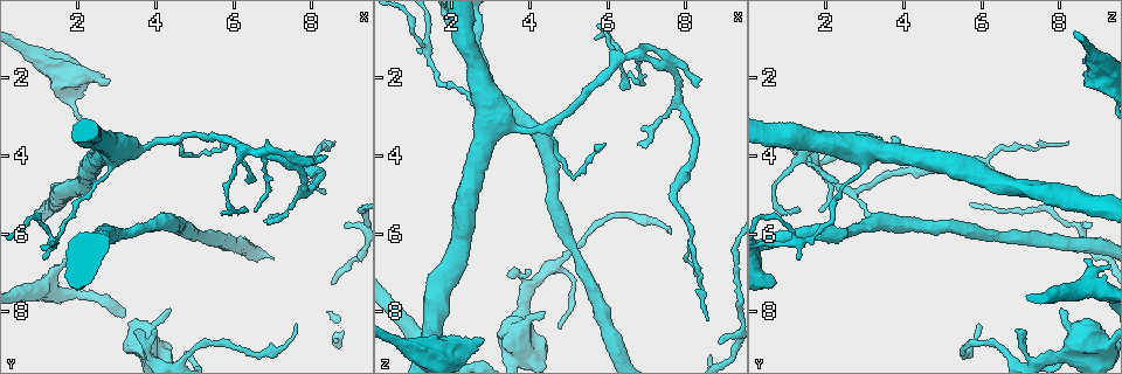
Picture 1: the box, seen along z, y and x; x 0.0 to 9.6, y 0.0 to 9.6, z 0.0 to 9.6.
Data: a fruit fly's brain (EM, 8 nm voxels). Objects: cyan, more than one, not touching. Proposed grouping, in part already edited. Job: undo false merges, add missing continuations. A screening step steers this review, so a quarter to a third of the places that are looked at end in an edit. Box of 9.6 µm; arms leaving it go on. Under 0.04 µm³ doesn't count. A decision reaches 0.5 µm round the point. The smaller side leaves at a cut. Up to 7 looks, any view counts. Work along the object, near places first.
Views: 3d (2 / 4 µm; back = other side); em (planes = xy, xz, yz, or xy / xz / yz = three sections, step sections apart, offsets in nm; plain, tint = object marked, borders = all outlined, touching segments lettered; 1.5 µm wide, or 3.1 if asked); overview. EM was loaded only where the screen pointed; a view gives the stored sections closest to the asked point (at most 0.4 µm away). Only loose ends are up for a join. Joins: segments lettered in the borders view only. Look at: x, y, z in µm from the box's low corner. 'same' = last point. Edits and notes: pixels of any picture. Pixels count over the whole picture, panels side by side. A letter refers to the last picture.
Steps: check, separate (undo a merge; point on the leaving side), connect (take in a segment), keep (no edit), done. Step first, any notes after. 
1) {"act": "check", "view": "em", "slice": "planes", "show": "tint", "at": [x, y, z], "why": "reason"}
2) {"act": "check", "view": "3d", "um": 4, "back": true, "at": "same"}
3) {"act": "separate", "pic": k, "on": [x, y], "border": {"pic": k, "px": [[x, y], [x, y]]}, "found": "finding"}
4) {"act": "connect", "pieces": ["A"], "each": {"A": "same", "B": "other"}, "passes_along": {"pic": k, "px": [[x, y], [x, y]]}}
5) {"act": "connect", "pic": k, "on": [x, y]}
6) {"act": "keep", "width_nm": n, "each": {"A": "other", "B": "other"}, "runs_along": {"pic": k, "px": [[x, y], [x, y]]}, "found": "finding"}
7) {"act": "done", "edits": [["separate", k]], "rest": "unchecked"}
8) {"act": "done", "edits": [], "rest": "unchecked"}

{"act": "check", "view": "em", "slice": "yz", "step": 8, "show": "borders", "at": [6.45, 4.70, 2.30], "why": "thin end"}

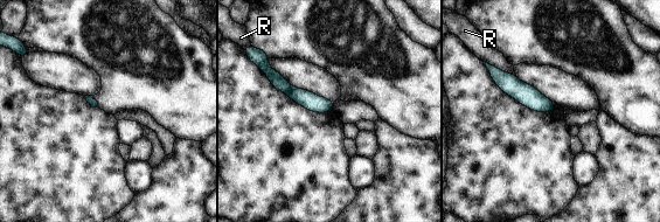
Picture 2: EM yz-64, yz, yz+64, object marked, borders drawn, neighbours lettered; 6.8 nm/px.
{"act": "keep", "longest_contact_nm": ["R", 180], "each": {"R": "other"}, "border": {"pic": 2, "px": [[488, 63], [512, 74]]}, "found": "none of them fits"}

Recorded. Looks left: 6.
{"act": "check", "view": "em", "slice": "planes", "show": "borders", "at": [3.95, 8.50, 7.00], "why": "branch stops here"}

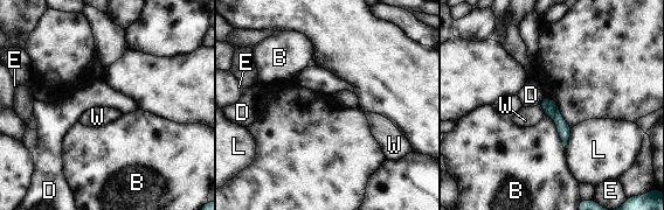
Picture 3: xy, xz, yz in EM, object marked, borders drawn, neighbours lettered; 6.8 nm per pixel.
{"act": "keep", "each": {"B": "other", "D": "other", "E": "other", "L": "other", "W": "other"}, "found": "no lettered segment goes on from it"}

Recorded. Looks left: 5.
{"act": "check", "view": "em", "slice": "xz", "step": 4, "show": "tint", "at": [7.55, 8.25, 6.00], "why": "long arm stops here"}

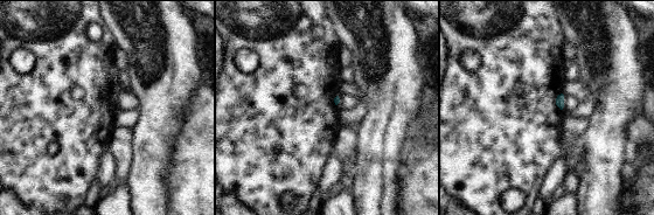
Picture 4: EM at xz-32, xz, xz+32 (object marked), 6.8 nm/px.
{"act": "check", "view": "em", "slice": "planes", "show": "borders", "at": "same"}

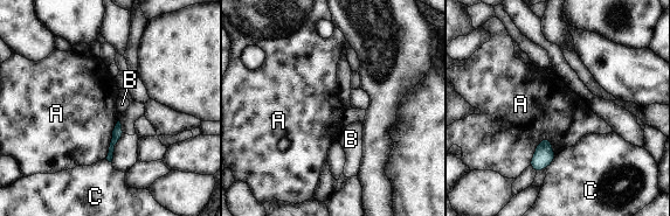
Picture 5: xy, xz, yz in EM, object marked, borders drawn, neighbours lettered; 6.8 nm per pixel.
{"act": "keep", "each": {"A": "other", "B": "other", "C": "other"}, "border": {"pic": 5, "px": [[548, 138], [537, 145], [529, 165]]}, "found": "no lettered segment goes on from it"}

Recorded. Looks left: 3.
{"act": "done", "edits": [], "rest": "unchecked"}

